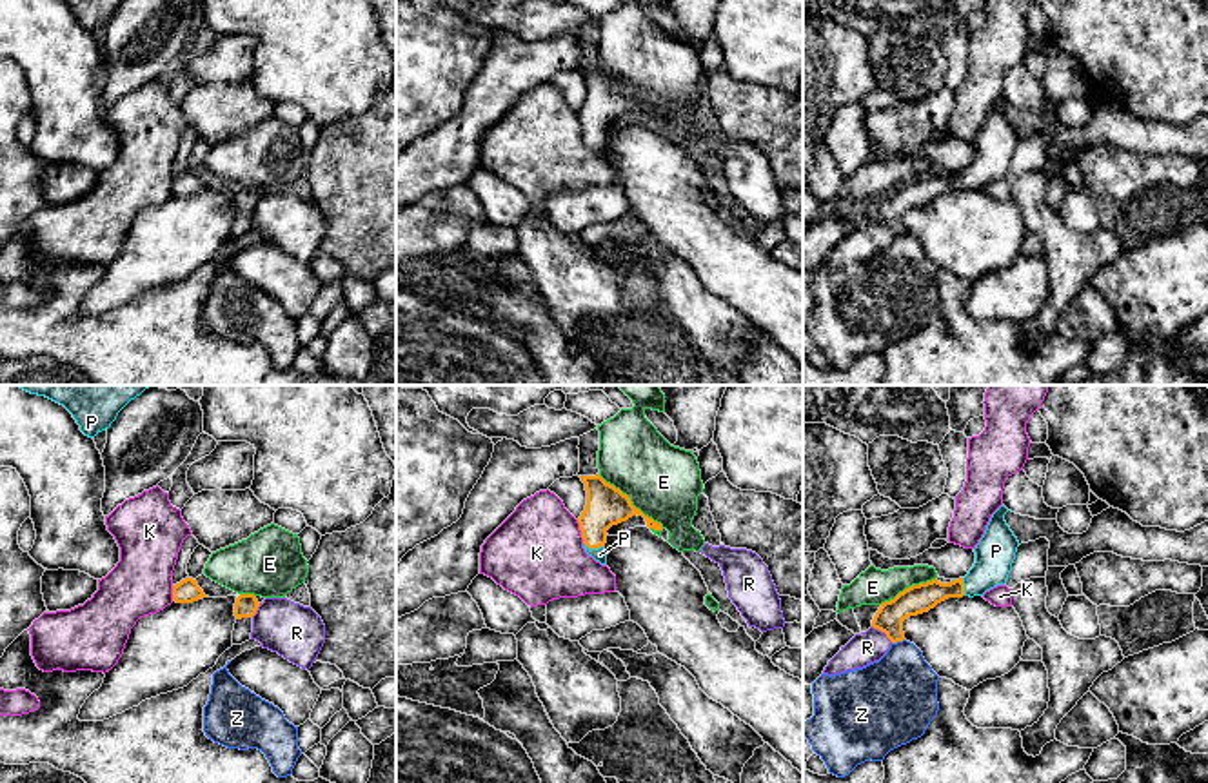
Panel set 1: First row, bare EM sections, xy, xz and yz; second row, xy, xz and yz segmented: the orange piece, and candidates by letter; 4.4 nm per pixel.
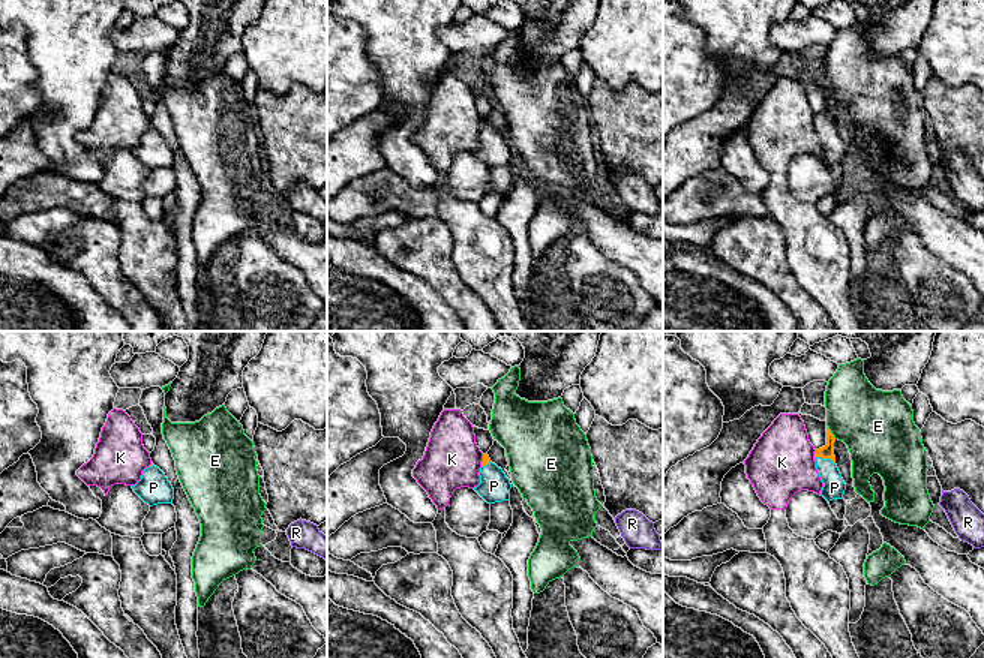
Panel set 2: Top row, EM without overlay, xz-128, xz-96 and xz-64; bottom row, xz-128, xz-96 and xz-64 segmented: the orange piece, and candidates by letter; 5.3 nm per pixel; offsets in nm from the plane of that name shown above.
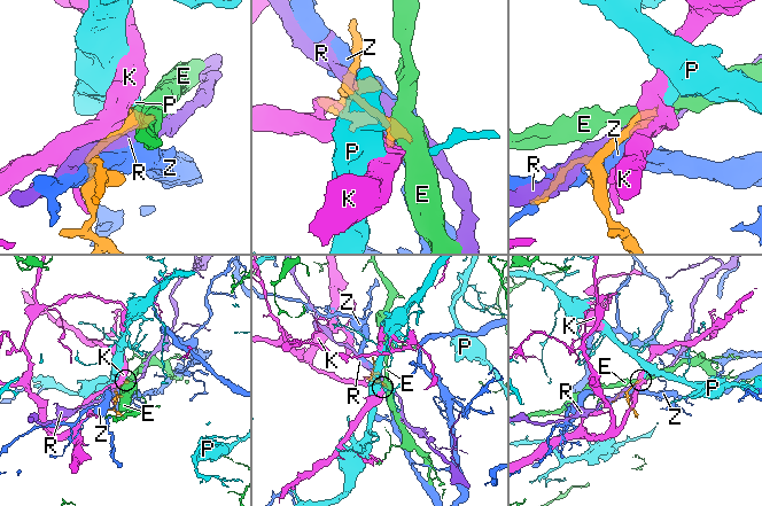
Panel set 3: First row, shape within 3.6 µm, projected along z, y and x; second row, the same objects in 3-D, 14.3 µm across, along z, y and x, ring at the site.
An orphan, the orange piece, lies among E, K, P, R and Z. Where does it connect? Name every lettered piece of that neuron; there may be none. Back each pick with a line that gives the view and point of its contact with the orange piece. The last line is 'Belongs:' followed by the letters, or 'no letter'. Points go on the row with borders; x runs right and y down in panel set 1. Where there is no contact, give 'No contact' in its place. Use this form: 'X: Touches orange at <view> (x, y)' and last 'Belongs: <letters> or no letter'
P: Touches orange at xz (594, 547)
Belongs: P

